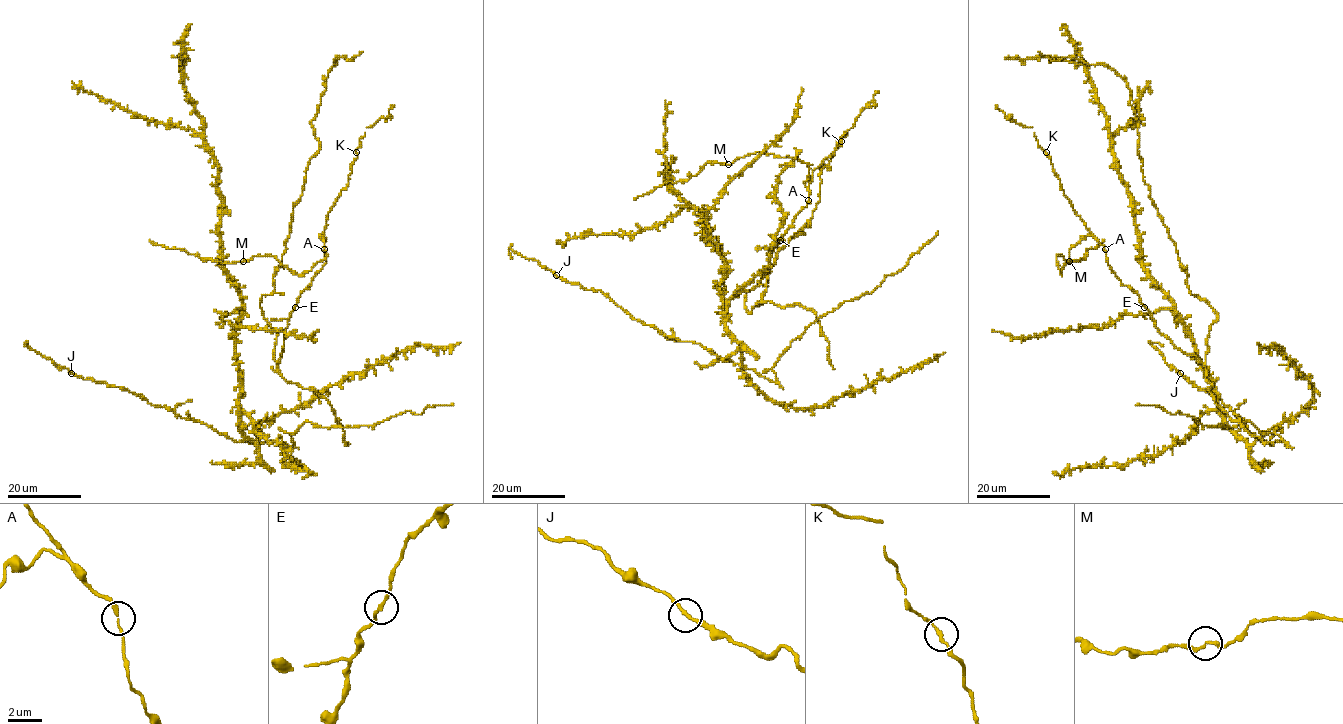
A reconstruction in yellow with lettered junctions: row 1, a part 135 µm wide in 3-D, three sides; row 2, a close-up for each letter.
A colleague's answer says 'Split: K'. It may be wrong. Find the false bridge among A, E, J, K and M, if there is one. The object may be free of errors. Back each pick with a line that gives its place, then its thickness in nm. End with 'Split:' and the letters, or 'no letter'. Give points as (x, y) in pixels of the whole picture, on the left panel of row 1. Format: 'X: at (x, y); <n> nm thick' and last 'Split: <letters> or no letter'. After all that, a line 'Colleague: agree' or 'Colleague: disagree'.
Split: no letter
Colleague: disagree

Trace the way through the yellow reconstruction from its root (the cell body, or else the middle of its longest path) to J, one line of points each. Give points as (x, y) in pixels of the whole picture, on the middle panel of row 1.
J: (774, 366), (779, 383), (719, 357), (699, 343), (665, 336), (634, 320), (599, 290), (584, 288), (556, 275)

